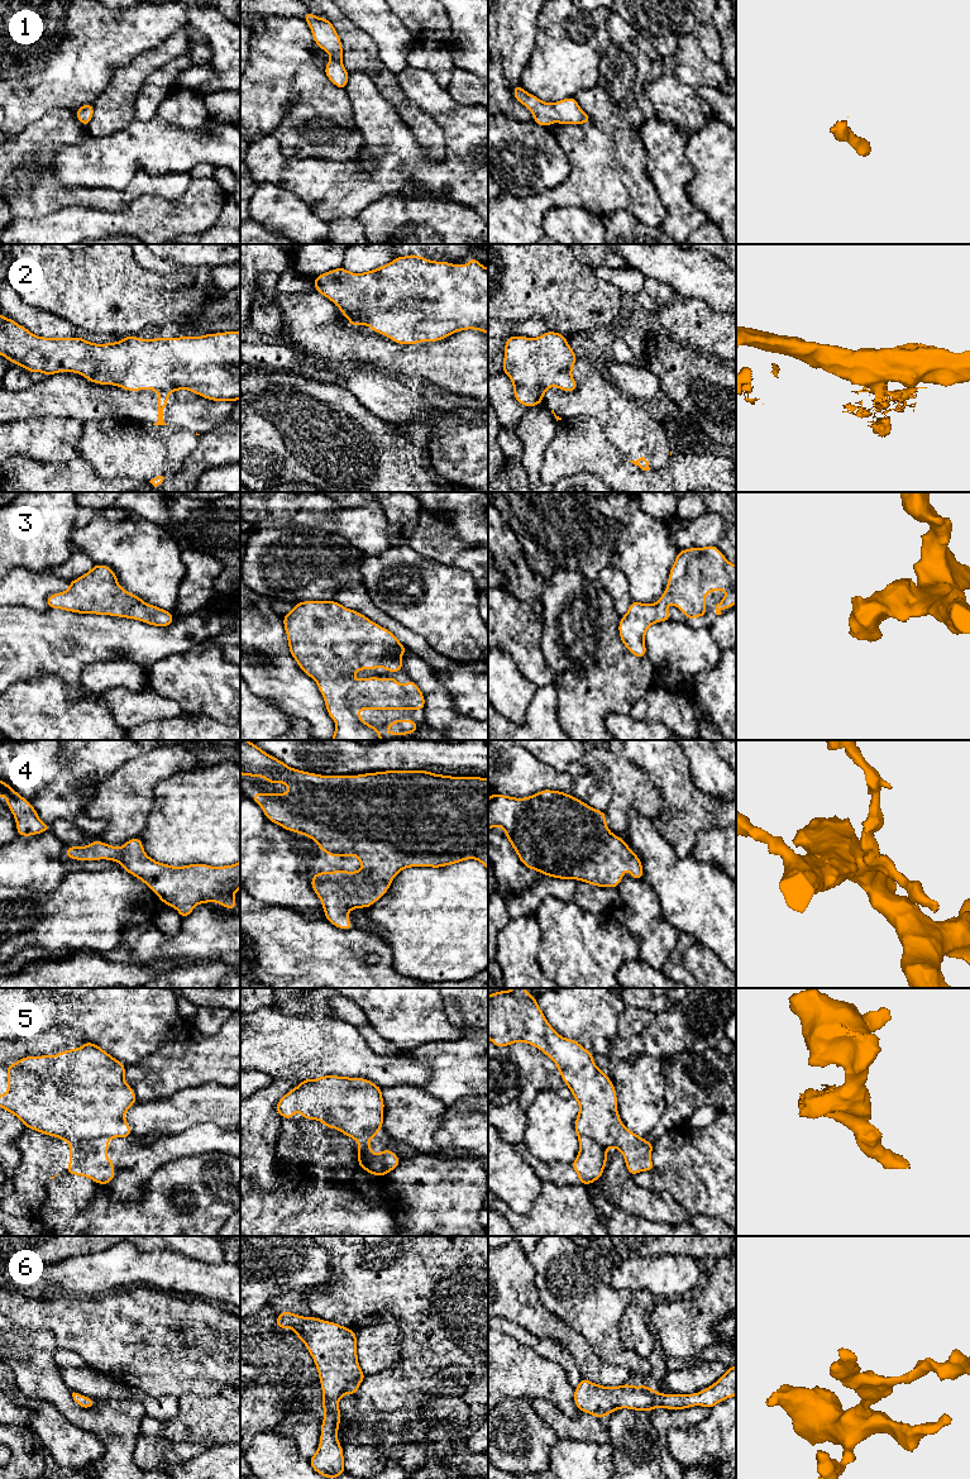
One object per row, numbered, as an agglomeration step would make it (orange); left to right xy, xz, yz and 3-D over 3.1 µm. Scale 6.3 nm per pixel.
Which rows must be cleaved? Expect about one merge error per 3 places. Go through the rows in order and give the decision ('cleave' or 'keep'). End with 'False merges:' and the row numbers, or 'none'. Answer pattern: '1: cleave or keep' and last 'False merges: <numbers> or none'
1: keep
2: cleave
3: keep
4: keep
5: cleave
6: keep
False merges: 2, 5

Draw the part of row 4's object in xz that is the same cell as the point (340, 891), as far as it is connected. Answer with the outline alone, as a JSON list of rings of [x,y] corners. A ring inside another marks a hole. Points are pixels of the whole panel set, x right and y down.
[[[240,740],[240,774],[290,787],[288,793],[252,796],[267,820],[311,838],[333,858],[355,855],[360,860],[362,870],[320,872],[311,878],[326,920],[341,930],[354,927],[348,921],[349,911],[371,907],[405,868],[440,868],[476,859],[488,870],[488,778],[451,777],[426,769],[321,776],[293,769],[248,740]]]

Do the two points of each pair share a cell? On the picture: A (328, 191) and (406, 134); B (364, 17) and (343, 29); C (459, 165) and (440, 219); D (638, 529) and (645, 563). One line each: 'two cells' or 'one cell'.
A: one cell
B: two cells
C: two cells
D: one cell

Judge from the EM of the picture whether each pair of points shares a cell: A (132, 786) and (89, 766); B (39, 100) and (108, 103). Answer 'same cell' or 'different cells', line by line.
A: different cells
B: different cells

